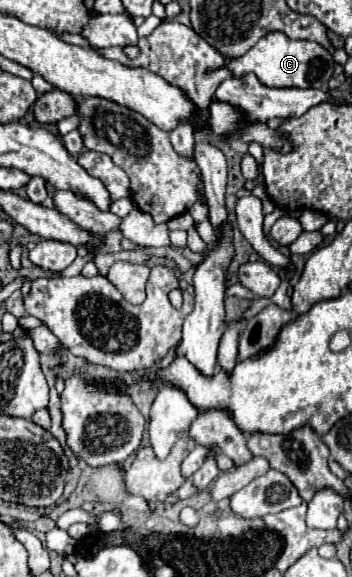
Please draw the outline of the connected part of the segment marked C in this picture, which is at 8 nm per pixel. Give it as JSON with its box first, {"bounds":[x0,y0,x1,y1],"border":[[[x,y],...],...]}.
{"bounds":[227,31,333,89],"border":[[[271,31],[257,41],[243,57],[227,61],[227,69],[233,77],[243,77],[255,73],[257,79],[267,87],[319,87],[325,89],[329,77],[333,75],[333,57],[331,53],[313,41],[293,41],[281,31]]]}

